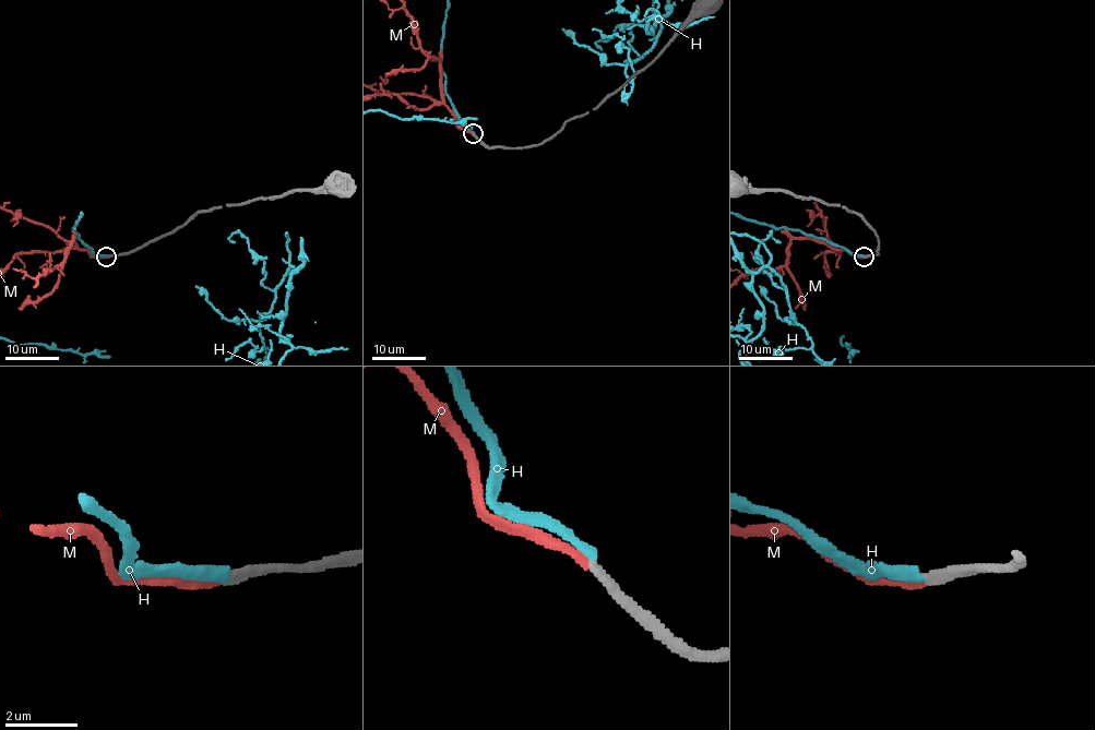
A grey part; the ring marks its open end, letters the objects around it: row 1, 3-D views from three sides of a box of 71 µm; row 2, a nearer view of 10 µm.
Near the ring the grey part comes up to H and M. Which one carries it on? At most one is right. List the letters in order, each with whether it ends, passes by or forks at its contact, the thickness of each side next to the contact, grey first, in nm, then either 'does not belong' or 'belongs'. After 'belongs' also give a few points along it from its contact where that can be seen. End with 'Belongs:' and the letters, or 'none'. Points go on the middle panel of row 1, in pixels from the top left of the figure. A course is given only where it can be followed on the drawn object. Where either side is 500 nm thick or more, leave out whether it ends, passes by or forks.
H: it ends | 300/260 nm | does not belong
M: it ends | 300/280 nm | belongs
Belongs: M

